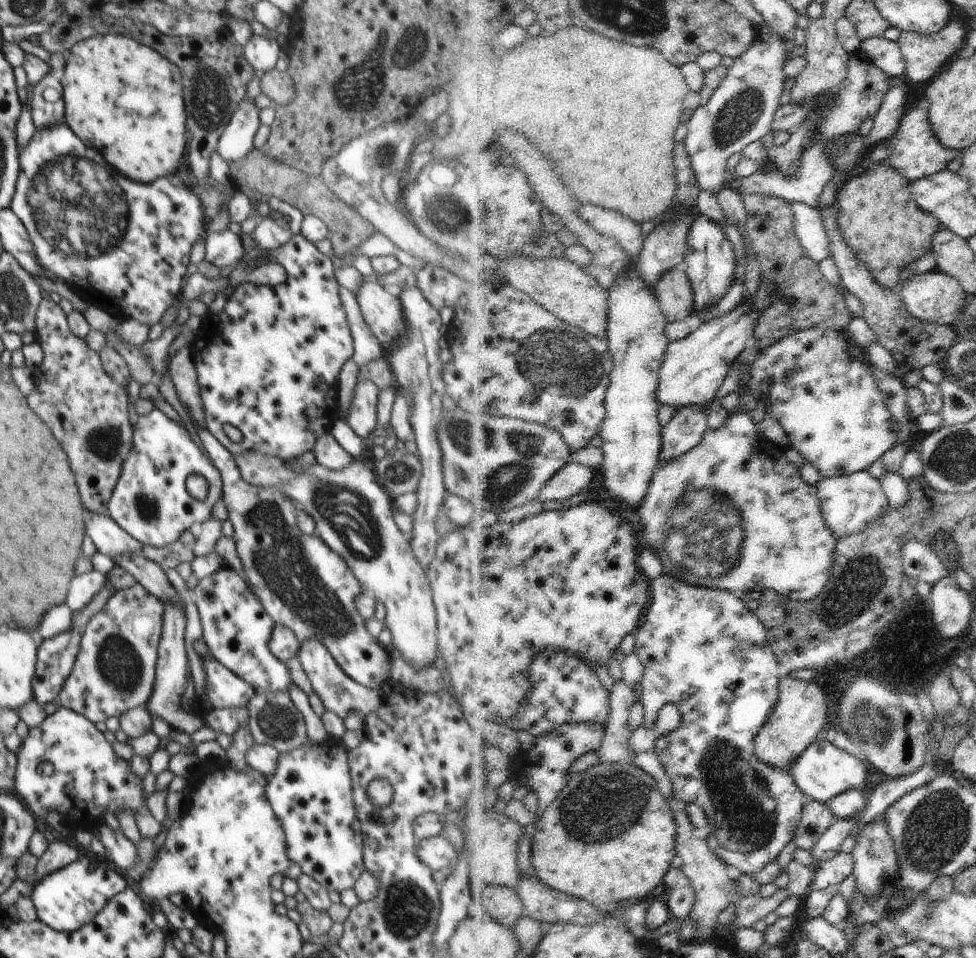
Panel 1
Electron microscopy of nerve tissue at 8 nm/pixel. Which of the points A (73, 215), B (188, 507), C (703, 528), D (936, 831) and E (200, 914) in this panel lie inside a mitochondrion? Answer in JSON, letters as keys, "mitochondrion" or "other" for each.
{"A":"mitochondrion","B":"other","C":"mitochondrion","D":"mitochondrion","E":"other"}

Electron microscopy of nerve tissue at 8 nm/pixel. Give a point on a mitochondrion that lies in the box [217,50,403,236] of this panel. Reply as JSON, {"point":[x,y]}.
{"point":[375,163]}

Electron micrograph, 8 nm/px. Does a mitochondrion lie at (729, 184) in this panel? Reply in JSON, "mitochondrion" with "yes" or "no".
{"mitochondrion":"no"}

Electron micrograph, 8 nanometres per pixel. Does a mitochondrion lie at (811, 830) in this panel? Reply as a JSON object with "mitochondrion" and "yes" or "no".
{"mitochondrion":"no"}

